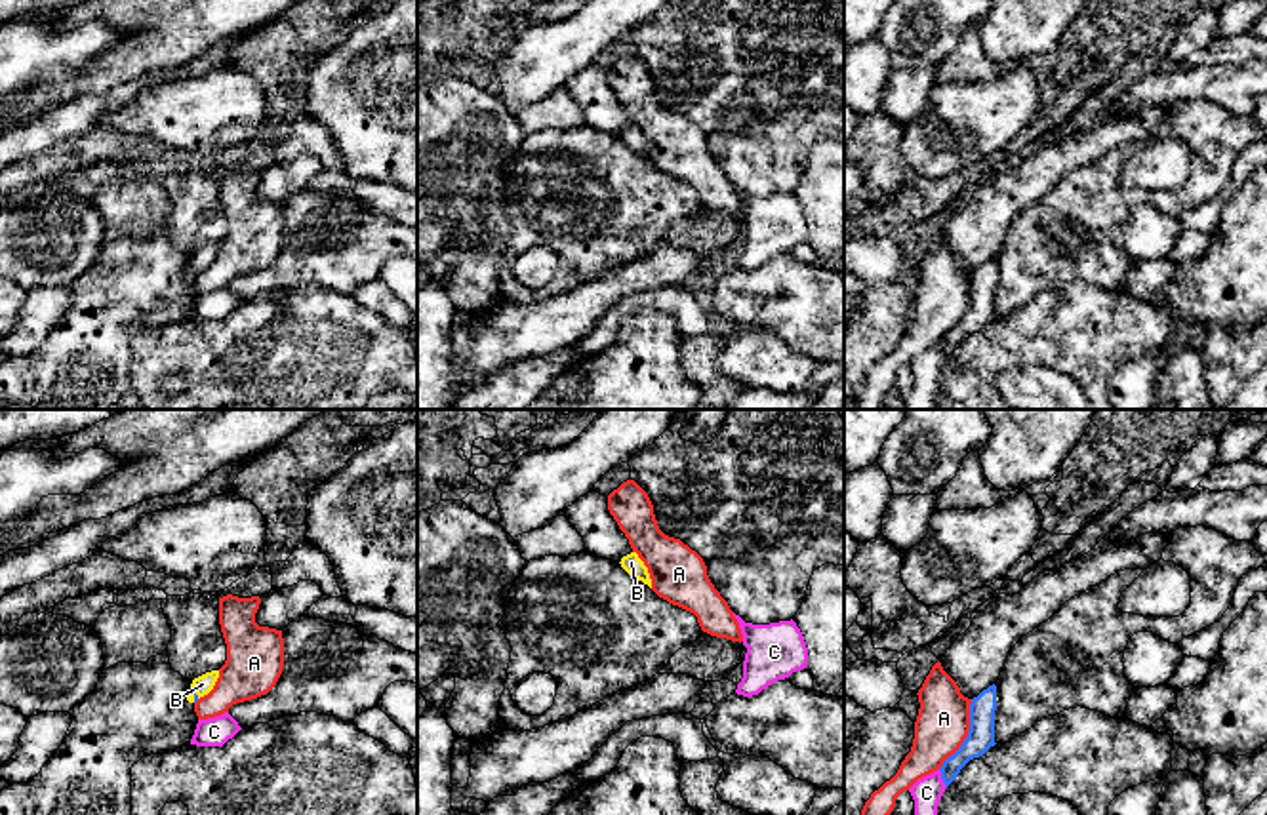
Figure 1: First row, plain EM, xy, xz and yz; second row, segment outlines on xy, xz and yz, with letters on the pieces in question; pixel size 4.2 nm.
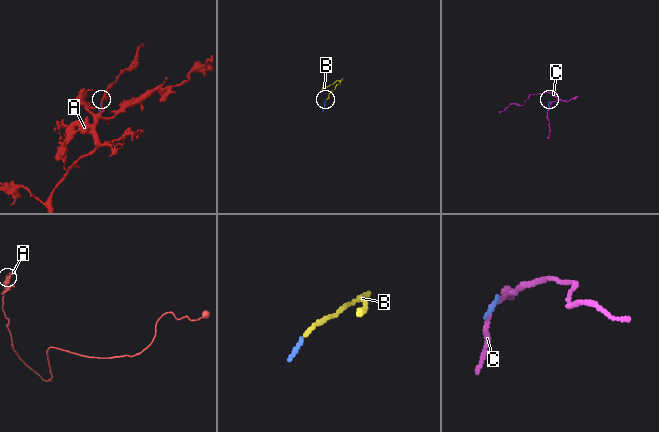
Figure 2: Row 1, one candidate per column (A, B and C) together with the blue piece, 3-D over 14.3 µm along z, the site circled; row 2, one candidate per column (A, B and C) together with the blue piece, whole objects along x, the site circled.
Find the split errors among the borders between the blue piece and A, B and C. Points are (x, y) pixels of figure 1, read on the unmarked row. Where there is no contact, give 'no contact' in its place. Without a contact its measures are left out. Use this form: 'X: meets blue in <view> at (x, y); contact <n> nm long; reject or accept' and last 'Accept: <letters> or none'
A: meets blue in yz at (968, 307); contact 320 nm long; reject
B: meets blue in xy at (195, 271); contact 50 nm long; accept
C: meets blue in yz at (942, 351); contact 90 nm long; reject
Accept: B

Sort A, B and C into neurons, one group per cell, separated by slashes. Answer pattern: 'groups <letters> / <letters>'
groups A / B / C

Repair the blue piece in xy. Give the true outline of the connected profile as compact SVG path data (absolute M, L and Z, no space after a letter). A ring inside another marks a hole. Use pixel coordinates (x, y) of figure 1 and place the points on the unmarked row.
M219 244L206 246L192 253L189 263L189 276L196 276L200 270L208 268L219 251Z

